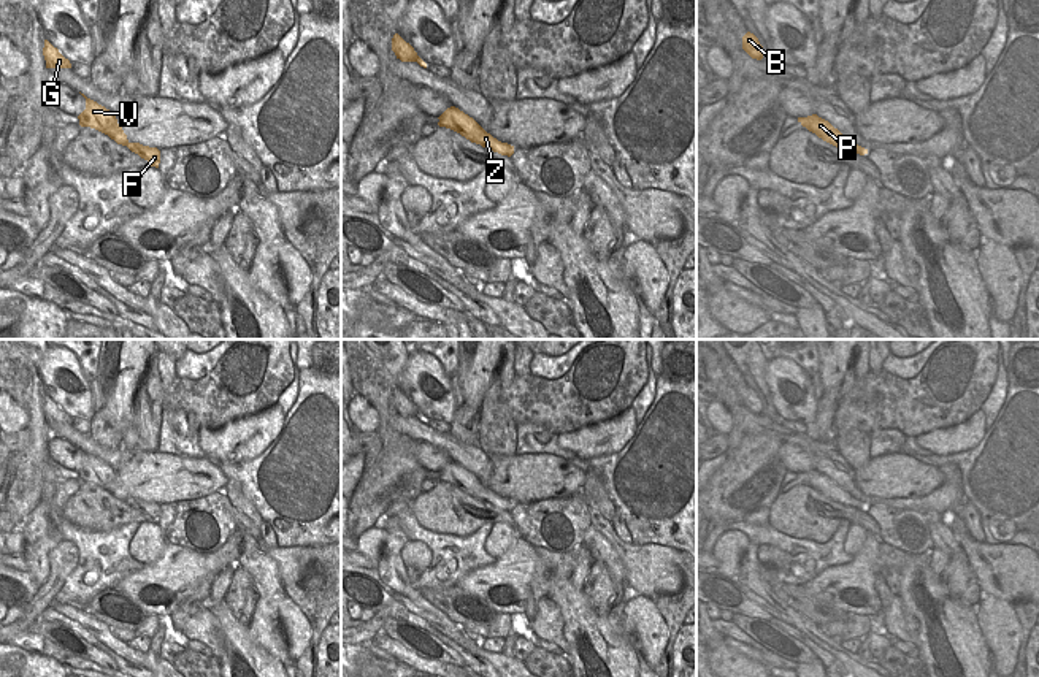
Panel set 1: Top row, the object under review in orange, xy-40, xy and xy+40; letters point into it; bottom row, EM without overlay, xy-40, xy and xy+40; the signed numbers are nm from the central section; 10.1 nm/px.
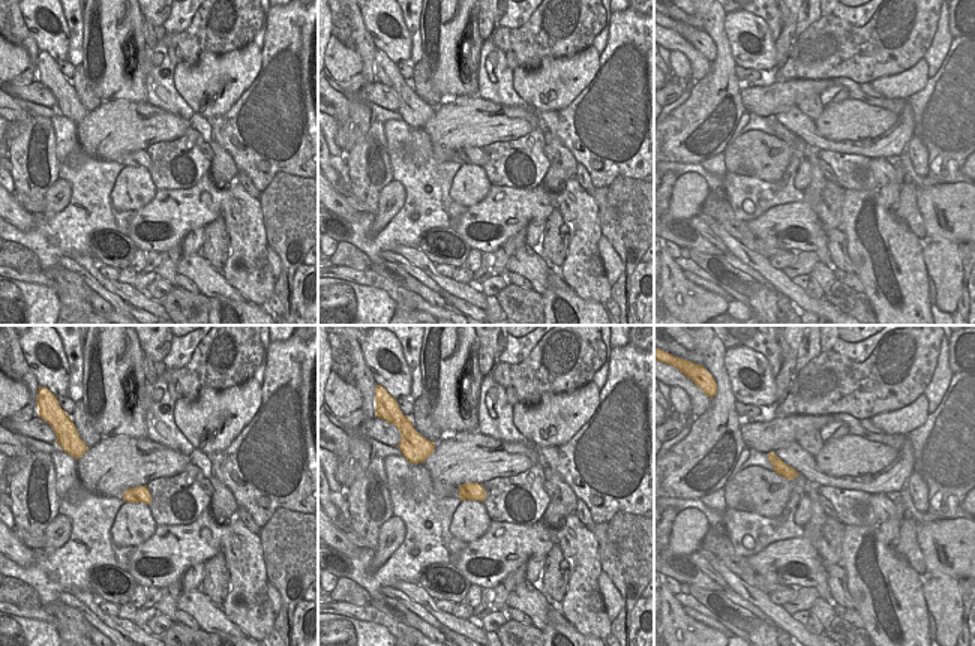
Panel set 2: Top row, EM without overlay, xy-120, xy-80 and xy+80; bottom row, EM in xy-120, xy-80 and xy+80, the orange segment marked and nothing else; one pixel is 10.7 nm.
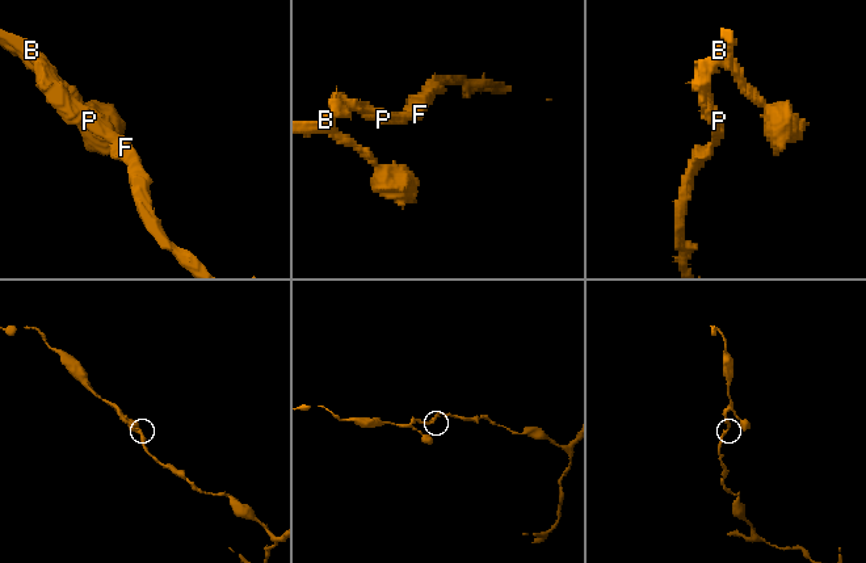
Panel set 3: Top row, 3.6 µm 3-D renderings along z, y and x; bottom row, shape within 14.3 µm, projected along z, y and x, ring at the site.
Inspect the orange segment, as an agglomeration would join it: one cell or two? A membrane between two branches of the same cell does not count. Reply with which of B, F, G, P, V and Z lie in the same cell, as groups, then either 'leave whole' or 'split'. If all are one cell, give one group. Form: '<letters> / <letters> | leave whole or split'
B F G P V Z | leave whole

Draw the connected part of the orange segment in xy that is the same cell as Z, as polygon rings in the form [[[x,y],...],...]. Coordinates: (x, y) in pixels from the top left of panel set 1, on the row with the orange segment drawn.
[[[455,106],[447,108],[438,119],[439,127],[450,128],[471,143],[481,144],[482,147],[492,149],[501,155],[511,157],[514,154],[514,146],[493,138],[473,117]]]

